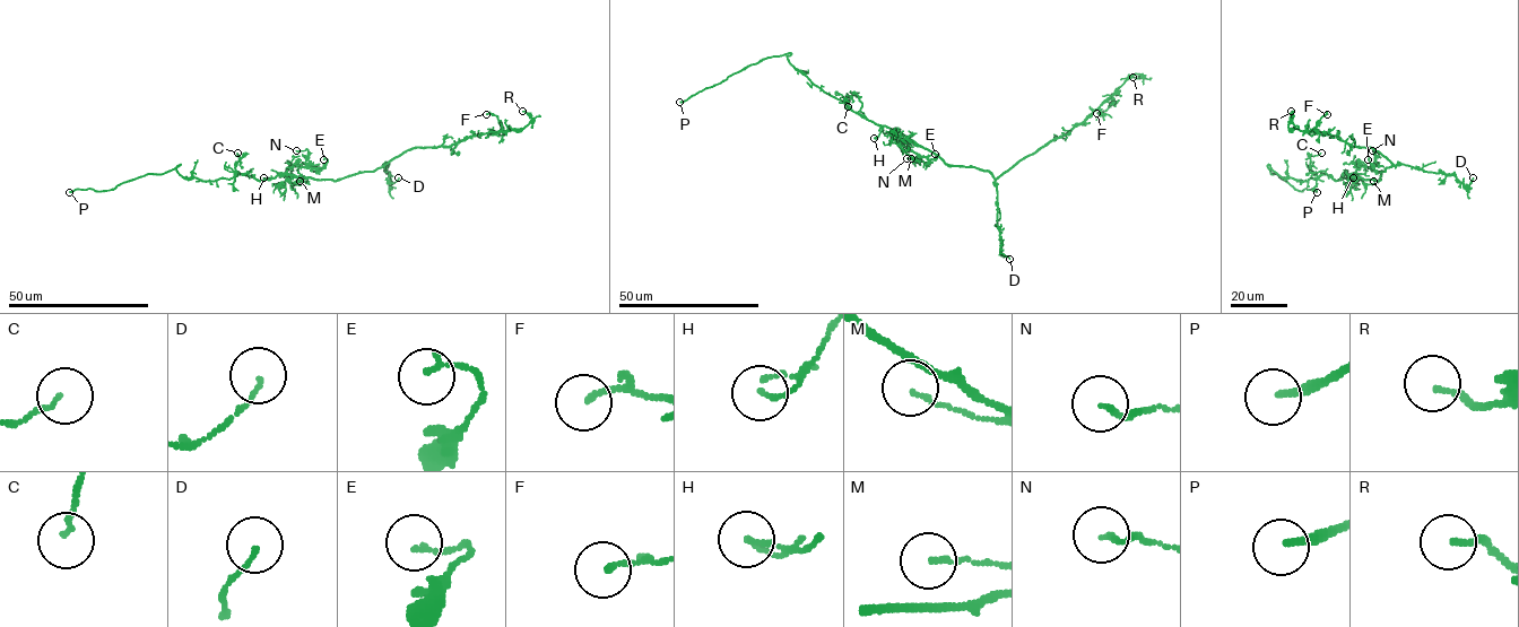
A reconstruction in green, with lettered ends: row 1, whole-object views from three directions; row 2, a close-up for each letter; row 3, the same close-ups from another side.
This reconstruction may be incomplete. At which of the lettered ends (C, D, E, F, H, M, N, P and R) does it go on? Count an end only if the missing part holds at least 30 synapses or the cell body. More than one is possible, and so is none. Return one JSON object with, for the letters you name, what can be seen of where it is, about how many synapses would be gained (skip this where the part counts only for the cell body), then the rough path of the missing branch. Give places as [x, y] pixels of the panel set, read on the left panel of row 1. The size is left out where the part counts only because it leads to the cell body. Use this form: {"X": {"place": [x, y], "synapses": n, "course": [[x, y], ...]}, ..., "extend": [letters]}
{"P": {"place": [69, 192], "course": [[69, 192], [51, 190]]}, "extend": ["P"]}

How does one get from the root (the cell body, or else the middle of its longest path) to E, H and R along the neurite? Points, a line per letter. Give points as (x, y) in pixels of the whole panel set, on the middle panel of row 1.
E: (913, 142), (896, 136), (900, 144), (921, 156), (935, 159), (938, 155), (935, 154)
H: (913, 142), (885, 127), (874, 138)
R: (913, 142), (947, 164), (986, 170), (996, 179), (1081, 124), (1129, 77), (1135, 73), (1143, 76), (1133, 77)

